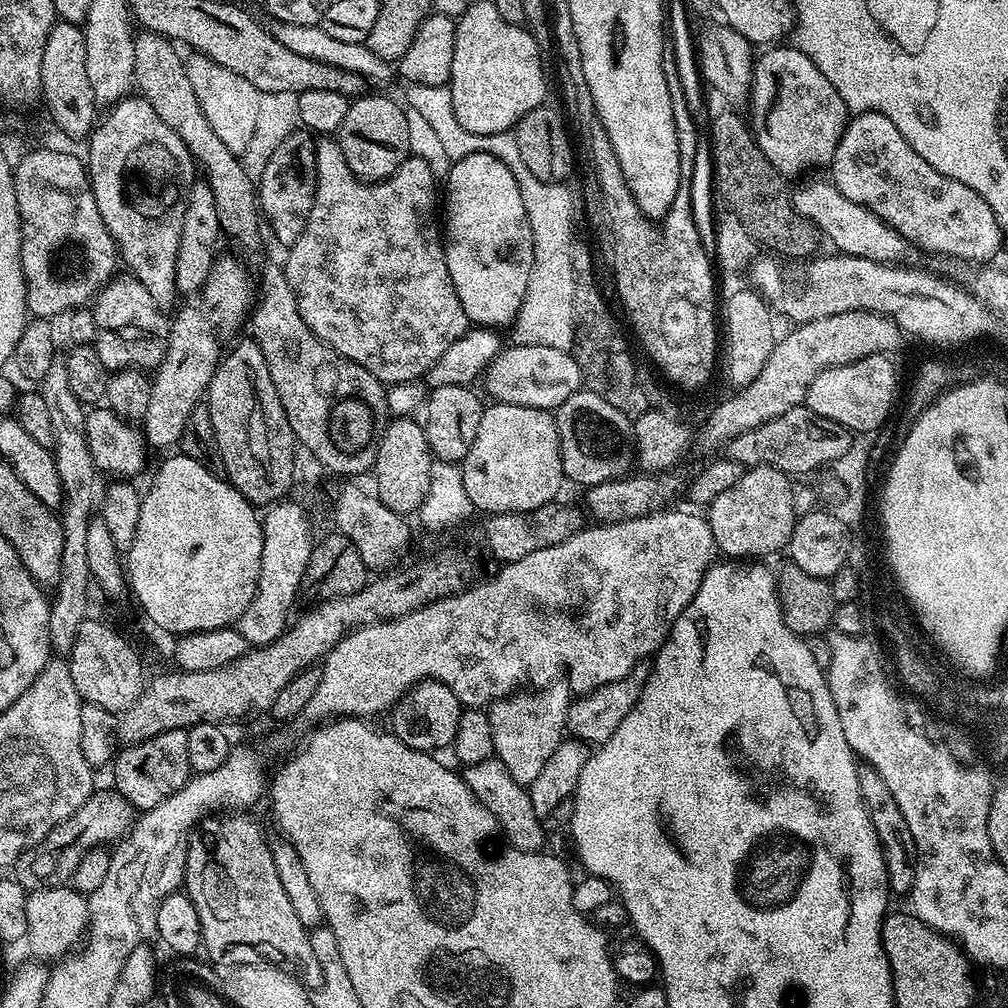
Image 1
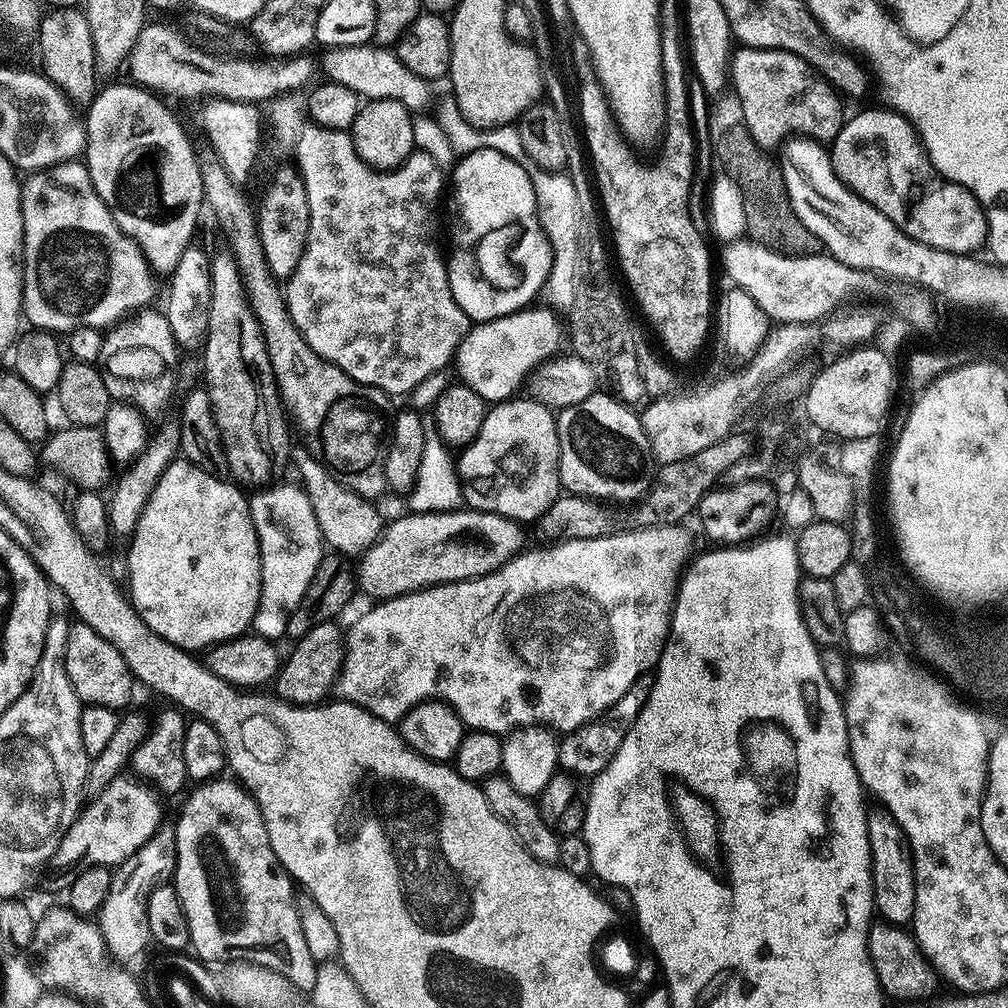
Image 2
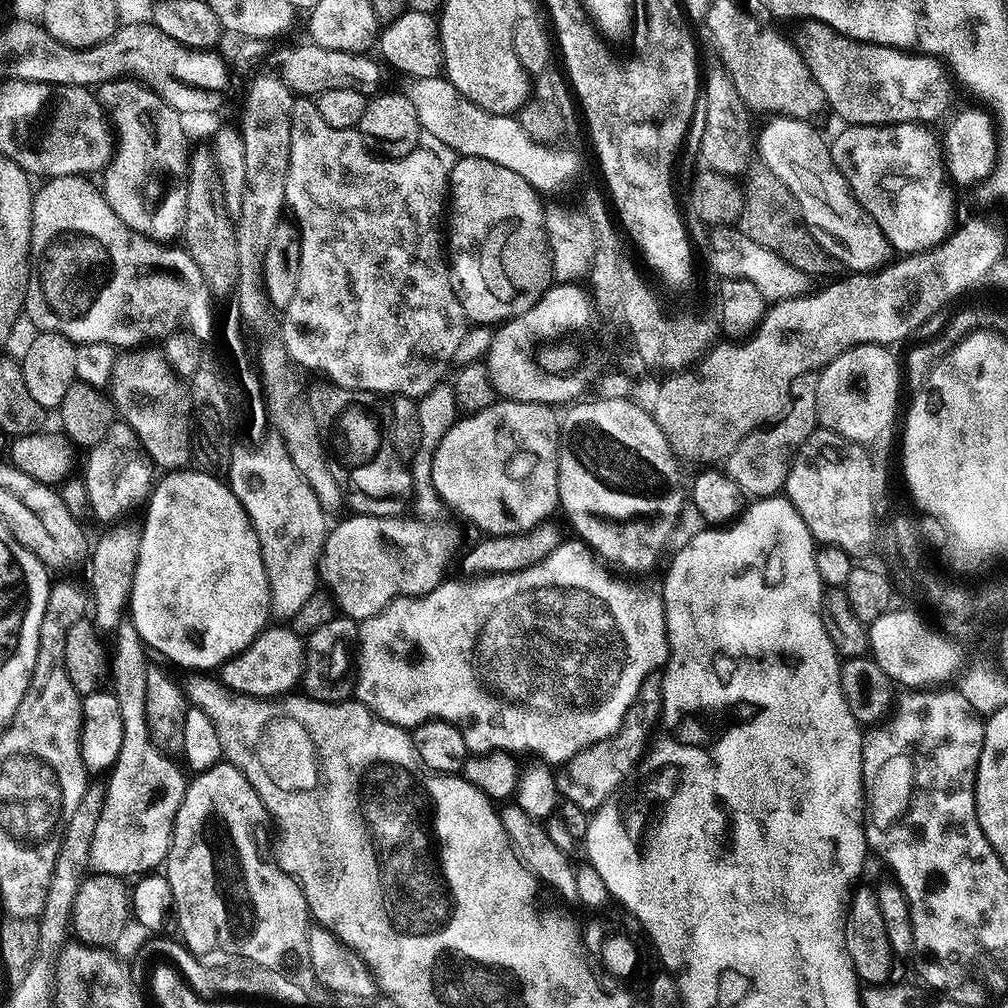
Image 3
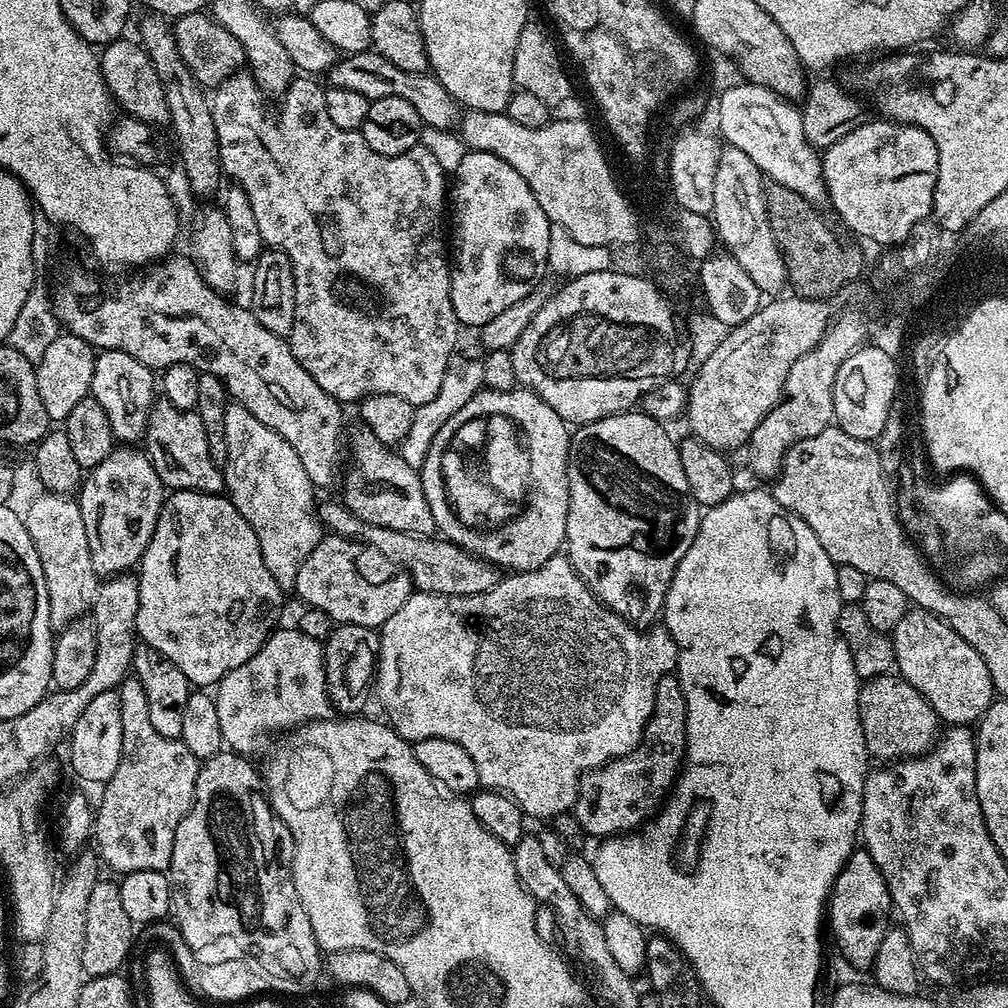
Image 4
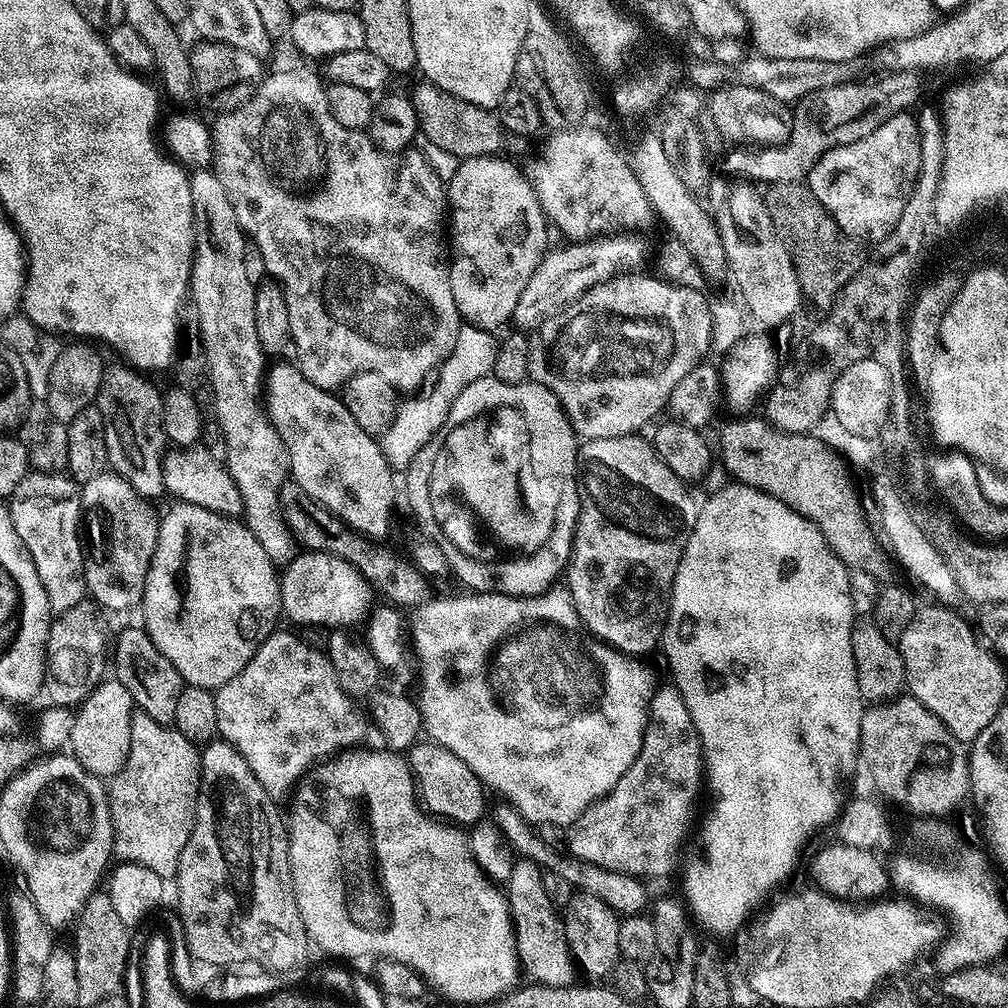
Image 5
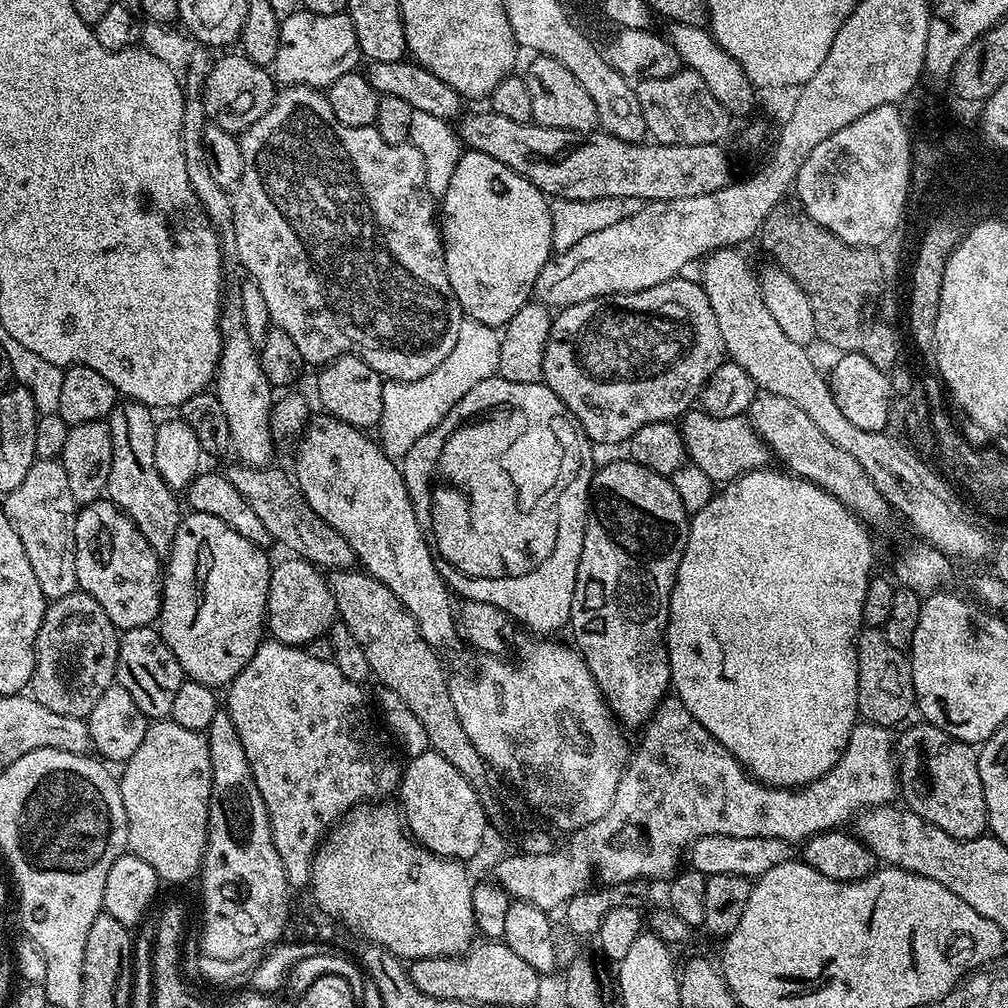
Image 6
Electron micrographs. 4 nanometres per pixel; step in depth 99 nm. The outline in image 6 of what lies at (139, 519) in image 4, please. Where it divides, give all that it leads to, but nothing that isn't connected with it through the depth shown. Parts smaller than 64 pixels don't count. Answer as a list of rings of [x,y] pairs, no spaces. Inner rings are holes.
[[[101,498],[95,500],[92,504],[85,504],[76,513],[76,525],[74,526],[74,538],[76,539],[76,569],[78,570],[78,578],[76,579],[79,591],[90,594],[90,598],[94,598],[98,602],[98,606],[102,606],[102,610],[106,610],[106,618],[110,618],[110,622],[114,622],[117,630],[127,630],[130,628],[147,628],[155,625],[160,619],[160,598],[162,595],[162,564],[156,561],[157,553],[142,533],[140,533],[138,525],[120,509],[110,498]]]

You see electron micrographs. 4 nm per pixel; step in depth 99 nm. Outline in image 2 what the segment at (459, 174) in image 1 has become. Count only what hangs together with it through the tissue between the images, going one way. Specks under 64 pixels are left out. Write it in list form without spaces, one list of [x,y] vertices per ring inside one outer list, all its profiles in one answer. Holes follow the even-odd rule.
[[[483,148],[455,161],[450,196],[451,192],[460,227],[452,236],[452,257],[446,260],[454,302],[472,322],[502,318],[529,307],[551,271],[552,252],[539,224],[534,186],[526,170],[506,154]]]

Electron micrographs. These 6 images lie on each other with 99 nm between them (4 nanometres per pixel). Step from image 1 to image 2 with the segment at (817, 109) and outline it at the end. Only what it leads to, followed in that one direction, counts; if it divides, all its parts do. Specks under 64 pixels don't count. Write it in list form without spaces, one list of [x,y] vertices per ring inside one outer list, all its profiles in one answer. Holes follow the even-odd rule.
[[[737,47],[730,61],[730,84],[742,102],[744,127],[765,150],[775,149],[789,138],[831,142],[846,119],[836,89],[805,60],[777,48]]]

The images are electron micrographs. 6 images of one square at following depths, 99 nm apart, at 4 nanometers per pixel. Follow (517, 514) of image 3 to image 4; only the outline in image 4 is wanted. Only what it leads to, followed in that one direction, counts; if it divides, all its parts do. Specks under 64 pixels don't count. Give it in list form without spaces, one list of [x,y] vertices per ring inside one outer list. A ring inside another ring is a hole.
[[[527,390],[485,391],[466,402],[466,406],[452,415],[444,427],[454,430],[455,420],[460,420],[460,428],[472,428],[472,436],[488,436],[488,428],[492,428],[492,424],[500,424],[500,432],[492,432],[492,436],[500,436],[500,444],[496,444],[492,452],[500,452],[500,448],[504,448],[504,452],[508,452],[504,460],[512,460],[512,452],[520,452],[520,456],[532,464],[532,476],[524,480],[524,484],[532,488],[532,500],[528,500],[530,515],[511,524],[511,531],[508,528],[476,526],[476,532],[472,532],[472,528],[464,528],[464,512],[448,512],[448,504],[444,504],[444,488],[440,488],[440,476],[452,476],[452,480],[456,480],[456,476],[464,476],[464,432],[458,432],[448,438],[444,450],[438,456],[444,468],[444,472],[436,476],[438,482],[424,484],[426,502],[430,502],[430,514],[434,514],[436,532],[473,556],[491,561],[496,566],[509,564],[512,570],[540,567],[551,556],[557,555],[565,543],[569,425],[558,414],[554,414],[554,410],[542,402],[542,398]],[[468,421],[476,421],[476,424],[468,424]],[[480,428],[484,428],[484,432],[480,432]]]

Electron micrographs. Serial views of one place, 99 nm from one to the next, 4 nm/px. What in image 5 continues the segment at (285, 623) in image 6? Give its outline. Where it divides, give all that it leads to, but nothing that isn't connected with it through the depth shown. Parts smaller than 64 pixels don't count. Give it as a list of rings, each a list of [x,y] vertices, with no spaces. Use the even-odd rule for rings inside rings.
[[[327,550],[301,551],[283,565],[279,578],[280,611],[285,617],[289,616],[296,624],[340,624],[336,626],[348,626],[344,624],[356,624],[360,619],[361,623],[365,619],[364,603],[371,598],[373,589],[368,581],[356,571],[355,566],[333,552]]]

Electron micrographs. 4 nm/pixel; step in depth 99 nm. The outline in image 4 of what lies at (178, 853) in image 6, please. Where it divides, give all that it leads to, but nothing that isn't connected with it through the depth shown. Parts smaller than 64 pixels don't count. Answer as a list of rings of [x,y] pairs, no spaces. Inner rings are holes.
[[[129,678],[121,682],[118,689],[120,697],[120,709],[122,710],[122,758],[118,762],[118,770],[114,770],[114,774],[103,785],[102,792],[104,797],[100,800],[100,808],[94,812],[94,841],[100,847],[100,856],[119,874],[127,874],[130,872],[164,872],[172,867],[172,851],[174,850],[174,834],[178,830],[178,826],[182,822],[182,818],[190,810],[193,800],[196,799],[196,779],[200,773],[201,761],[197,760],[194,754],[190,754],[190,750],[186,750],[184,743],[179,740],[171,740],[170,738],[162,738],[162,734],[158,734],[158,730],[154,730],[154,725],[150,722],[150,706],[146,706],[146,690],[142,690],[142,682],[138,682],[134,678]]]

